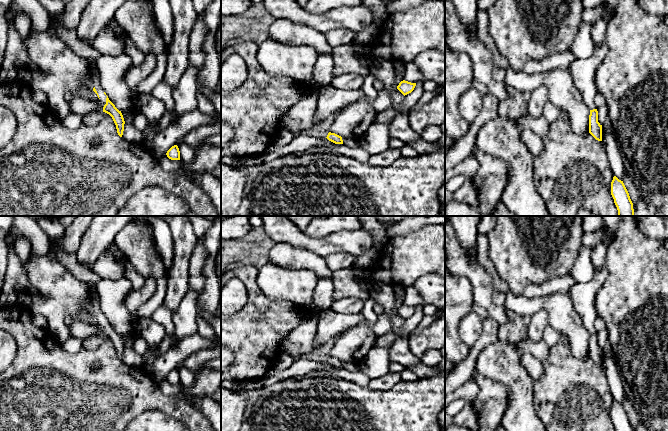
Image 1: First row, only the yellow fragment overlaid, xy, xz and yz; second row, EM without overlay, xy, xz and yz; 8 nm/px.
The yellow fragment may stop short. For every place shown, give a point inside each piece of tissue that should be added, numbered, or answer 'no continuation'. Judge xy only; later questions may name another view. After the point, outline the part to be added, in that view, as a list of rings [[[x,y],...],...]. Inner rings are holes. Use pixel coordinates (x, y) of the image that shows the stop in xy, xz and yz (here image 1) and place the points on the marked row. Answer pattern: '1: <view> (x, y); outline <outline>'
1: xy (95, 82); outline [[[88,59],[88,61],[92,64],[93,68],[92,68],[92,81],[91,81],[91,85],[92,88],[95,88],[100,100],[103,102],[103,104],[106,104],[106,98],[107,96],[104,94],[104,90],[101,87],[101,81],[100,81],[100,74],[99,71],[95,65],[95,61],[92,59]]]

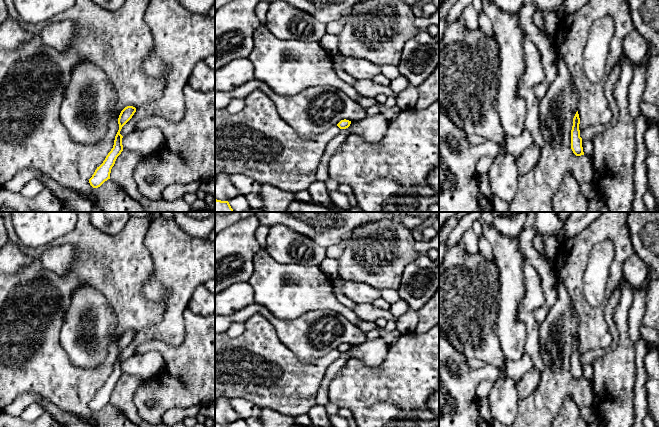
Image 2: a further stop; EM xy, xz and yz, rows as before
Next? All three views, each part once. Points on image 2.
no continuation

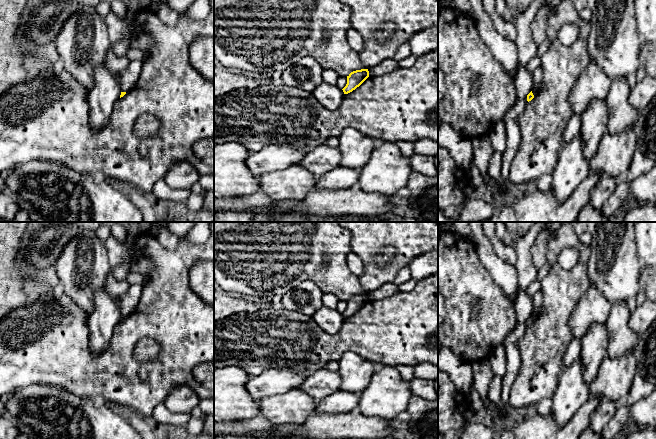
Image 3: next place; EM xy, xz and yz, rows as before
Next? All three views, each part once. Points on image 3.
no continuation

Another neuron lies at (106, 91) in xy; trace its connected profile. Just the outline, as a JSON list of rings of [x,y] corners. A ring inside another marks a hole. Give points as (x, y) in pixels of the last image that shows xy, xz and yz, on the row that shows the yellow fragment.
[[[105,66],[94,70],[94,85],[88,96],[90,127],[94,131],[106,126],[113,111],[115,102],[120,98],[121,87],[112,72]]]

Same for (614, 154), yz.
[[[633,128],[616,135],[606,132],[595,156],[589,161],[590,171],[613,177],[627,173],[637,149],[637,136]]]

